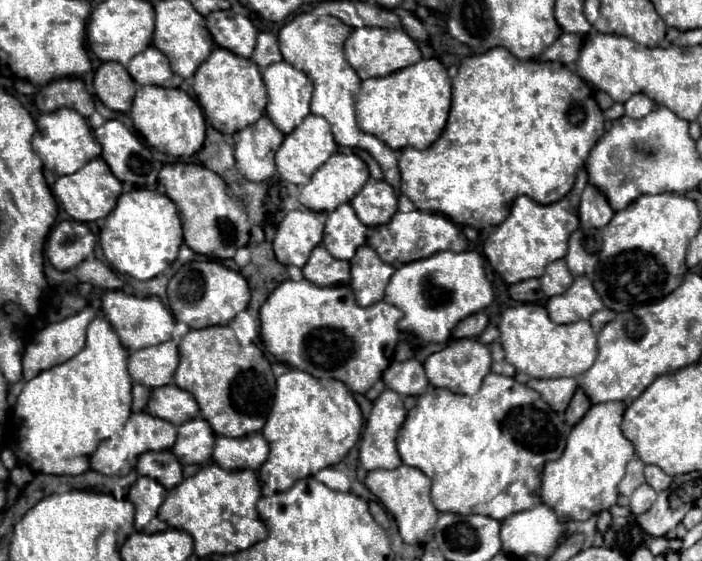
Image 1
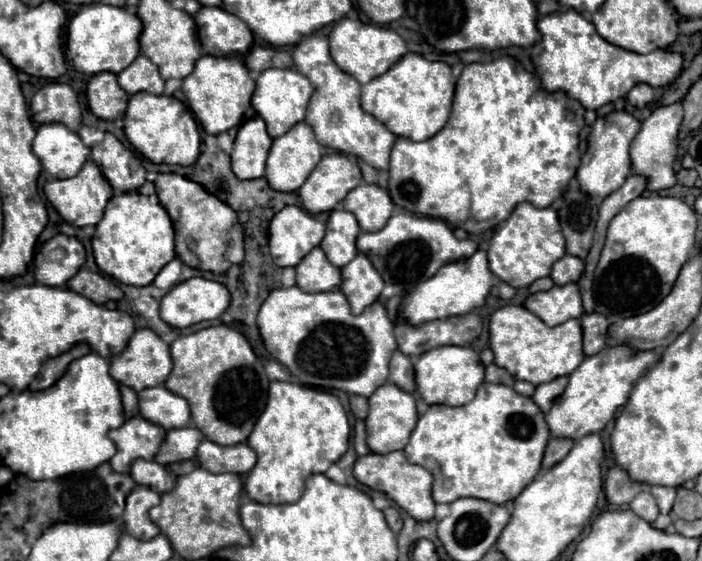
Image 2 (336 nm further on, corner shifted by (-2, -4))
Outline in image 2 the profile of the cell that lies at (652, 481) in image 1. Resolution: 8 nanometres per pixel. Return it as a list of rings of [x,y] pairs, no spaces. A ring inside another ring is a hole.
[[[649,486],[649,492],[655,496],[661,514],[669,514],[675,502],[675,488],[665,488],[665,486]]]

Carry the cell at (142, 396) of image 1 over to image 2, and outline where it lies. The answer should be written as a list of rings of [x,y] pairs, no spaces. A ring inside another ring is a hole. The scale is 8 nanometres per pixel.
[[[121,386],[121,398],[123,398],[123,408],[125,408],[125,418],[137,416],[139,406],[137,406],[137,392],[133,388]]]

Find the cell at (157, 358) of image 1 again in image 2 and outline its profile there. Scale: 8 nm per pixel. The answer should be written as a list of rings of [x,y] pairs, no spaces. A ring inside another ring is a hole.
[[[141,328],[137,330],[127,348],[113,356],[111,358],[111,366],[109,366],[109,374],[113,376],[115,382],[119,384],[125,384],[129,388],[133,388],[135,392],[143,390],[143,388],[149,388],[149,386],[159,386],[167,380],[167,376],[171,374],[171,368],[173,368],[173,362],[171,362],[171,354],[169,354],[169,346],[149,328]]]

